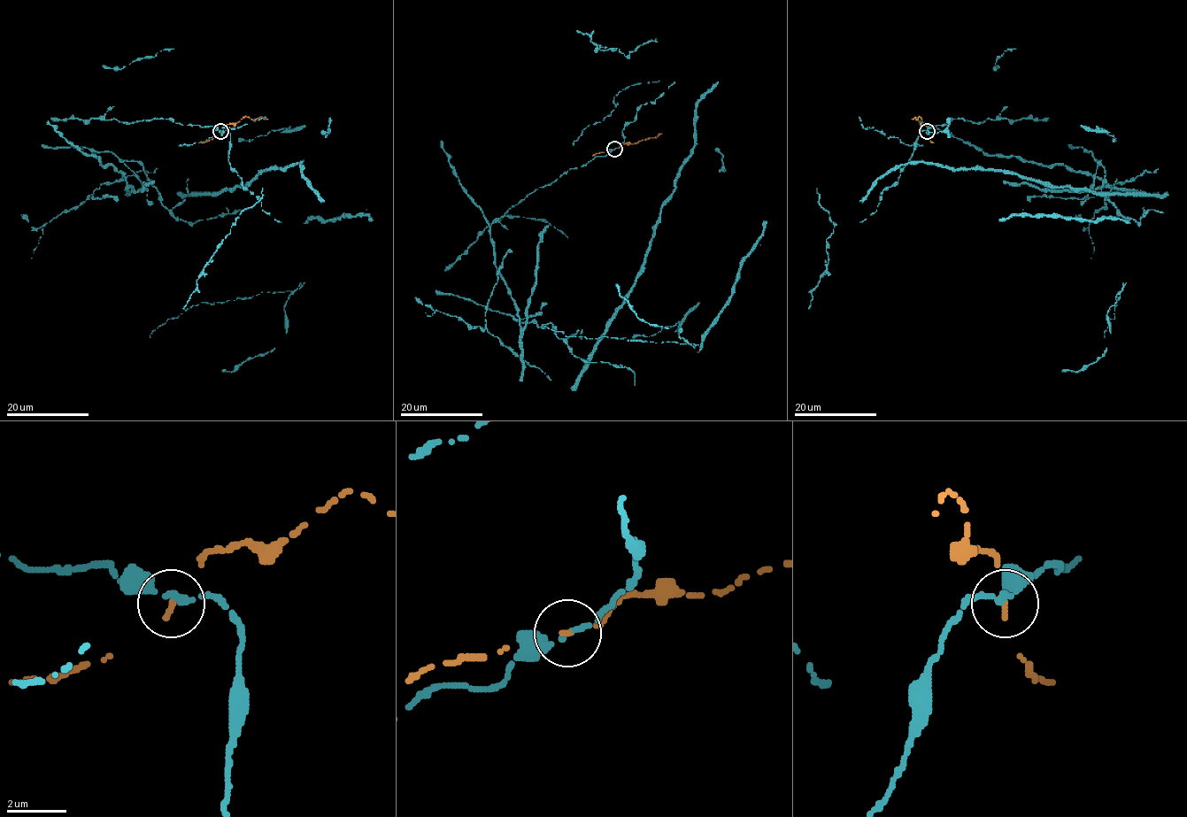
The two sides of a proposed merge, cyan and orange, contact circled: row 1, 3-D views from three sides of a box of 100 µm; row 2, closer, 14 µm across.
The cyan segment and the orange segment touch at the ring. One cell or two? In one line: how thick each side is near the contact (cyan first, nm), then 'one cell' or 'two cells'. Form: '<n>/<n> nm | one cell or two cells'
180/150 nm | two cells

